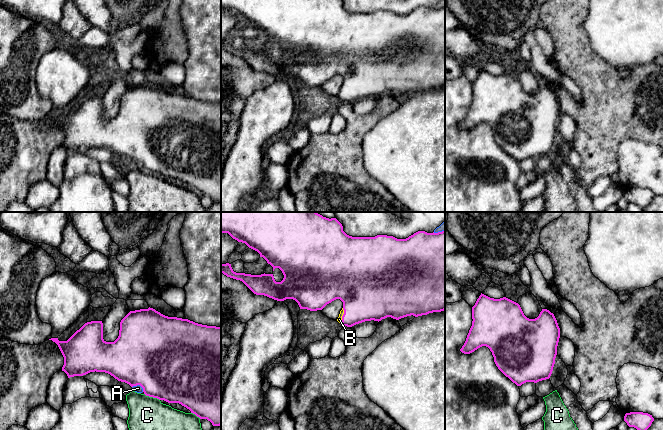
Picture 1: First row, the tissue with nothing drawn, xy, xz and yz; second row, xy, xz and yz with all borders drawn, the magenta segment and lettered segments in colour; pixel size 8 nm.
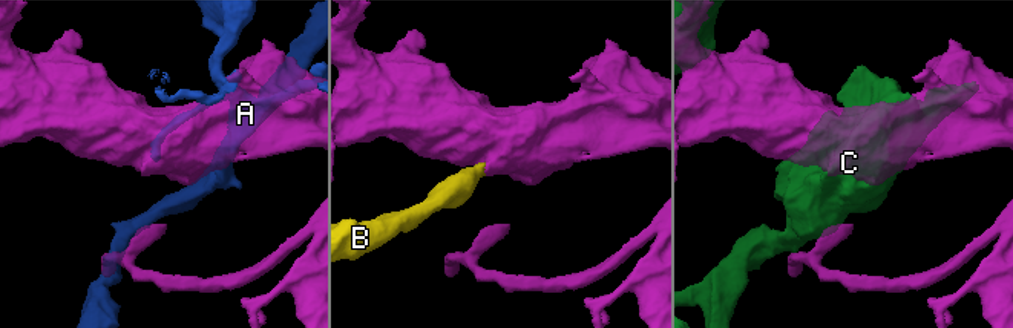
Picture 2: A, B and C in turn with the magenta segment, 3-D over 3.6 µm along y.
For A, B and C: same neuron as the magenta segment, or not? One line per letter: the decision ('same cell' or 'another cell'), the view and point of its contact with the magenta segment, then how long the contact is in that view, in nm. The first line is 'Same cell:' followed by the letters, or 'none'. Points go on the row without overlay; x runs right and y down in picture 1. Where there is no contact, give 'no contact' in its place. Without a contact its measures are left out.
Same cell: B
A: another cell; meets magenta in xy at (139, 160); contact 100 nm long
B: same cell; meets magenta in xz at (343, 91); contact 120 nm long
C: another cell; meets magenta in xy at (152, 172); contact 140 nm long

